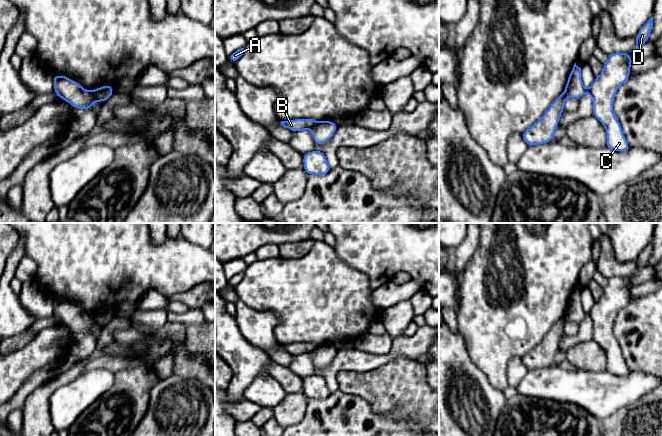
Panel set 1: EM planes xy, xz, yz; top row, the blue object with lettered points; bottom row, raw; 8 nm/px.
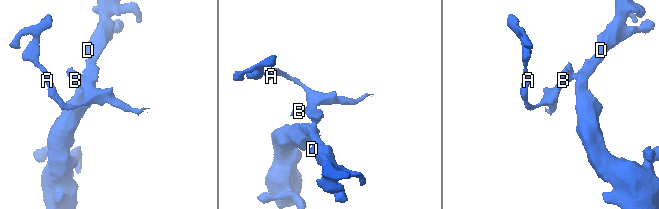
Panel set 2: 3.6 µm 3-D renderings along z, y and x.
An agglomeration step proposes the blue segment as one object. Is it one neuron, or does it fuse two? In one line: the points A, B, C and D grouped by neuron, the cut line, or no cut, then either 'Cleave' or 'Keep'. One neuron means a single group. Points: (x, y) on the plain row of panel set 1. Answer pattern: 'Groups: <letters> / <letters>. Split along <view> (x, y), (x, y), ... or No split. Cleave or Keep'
Groups: A B / C D. Split along xy (87, 314), (97, 324). Cleave

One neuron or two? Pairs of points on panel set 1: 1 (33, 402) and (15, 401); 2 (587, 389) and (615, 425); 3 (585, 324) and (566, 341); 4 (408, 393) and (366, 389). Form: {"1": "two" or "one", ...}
{"1": "two", "2": "two", "3": "one", "4": "one"}

